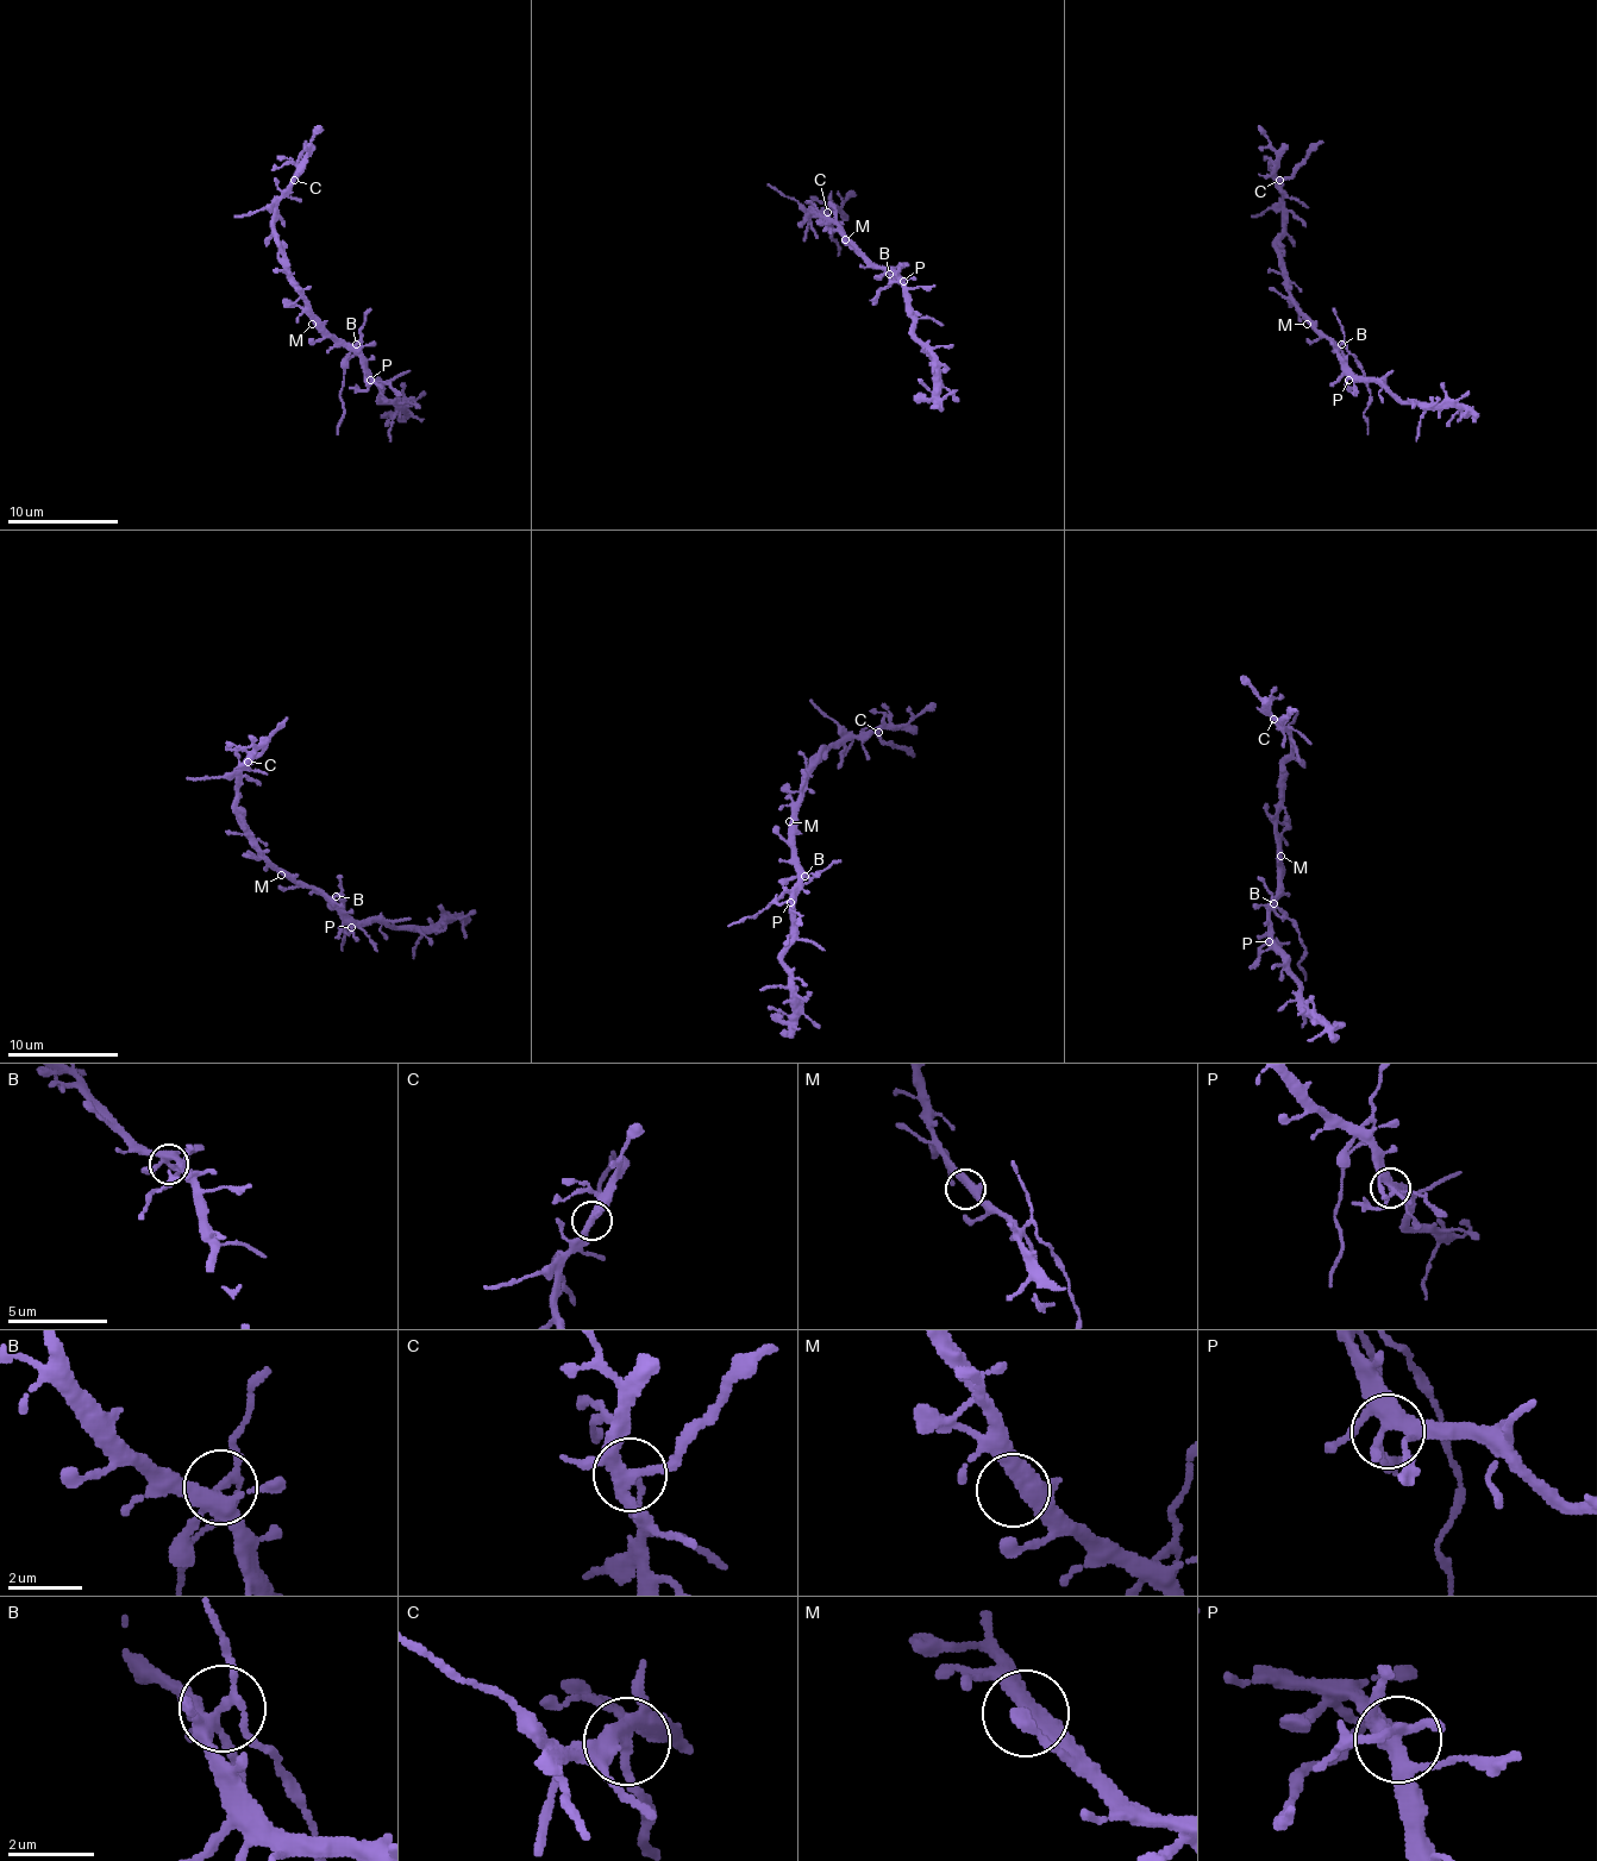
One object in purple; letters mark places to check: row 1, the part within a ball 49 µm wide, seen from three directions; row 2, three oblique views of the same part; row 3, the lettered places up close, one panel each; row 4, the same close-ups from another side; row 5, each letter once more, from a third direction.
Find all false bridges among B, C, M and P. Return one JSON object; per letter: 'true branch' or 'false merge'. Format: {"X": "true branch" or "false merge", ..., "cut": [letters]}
{"B": "false merge", "C": "false merge", "M": "true branch", "P": "true branch", "cut": ["B", "C"]}

